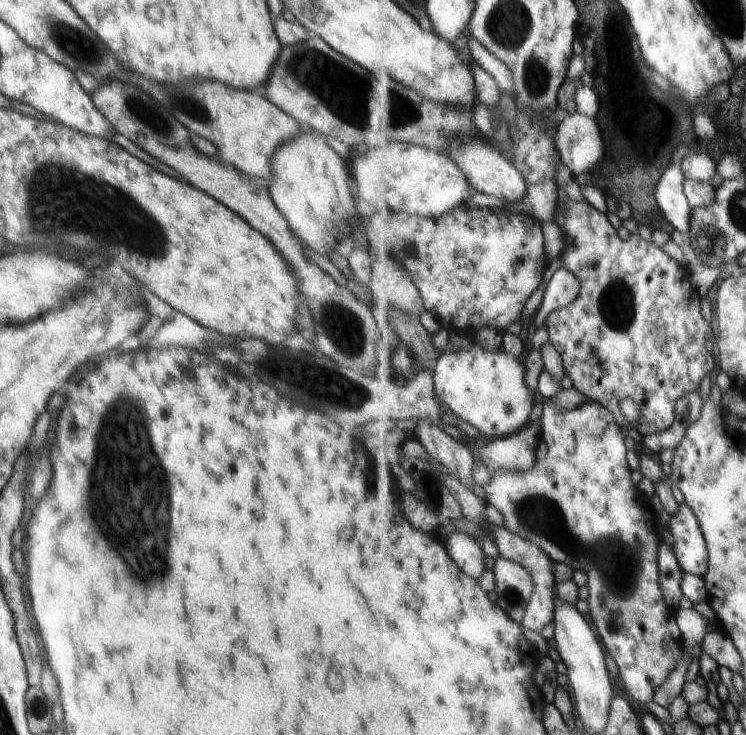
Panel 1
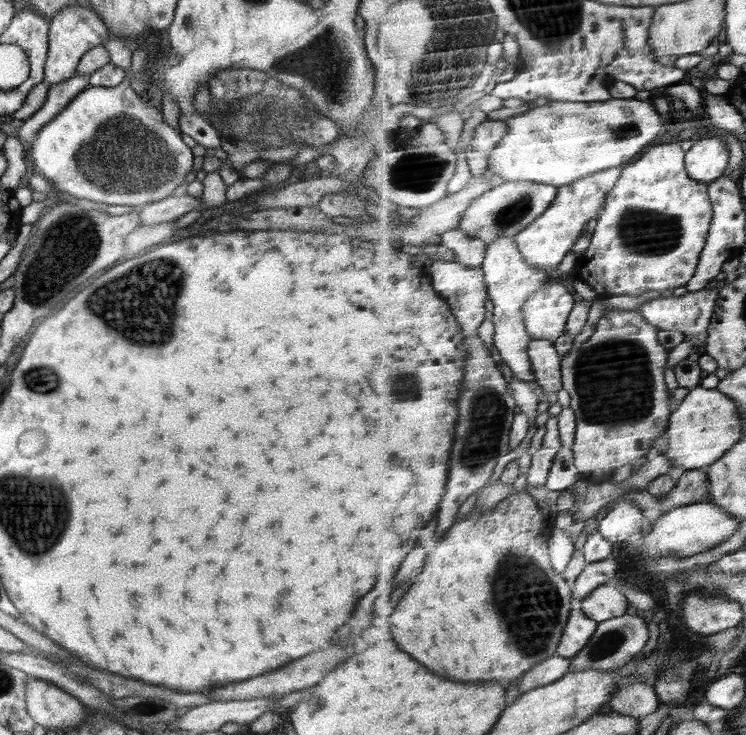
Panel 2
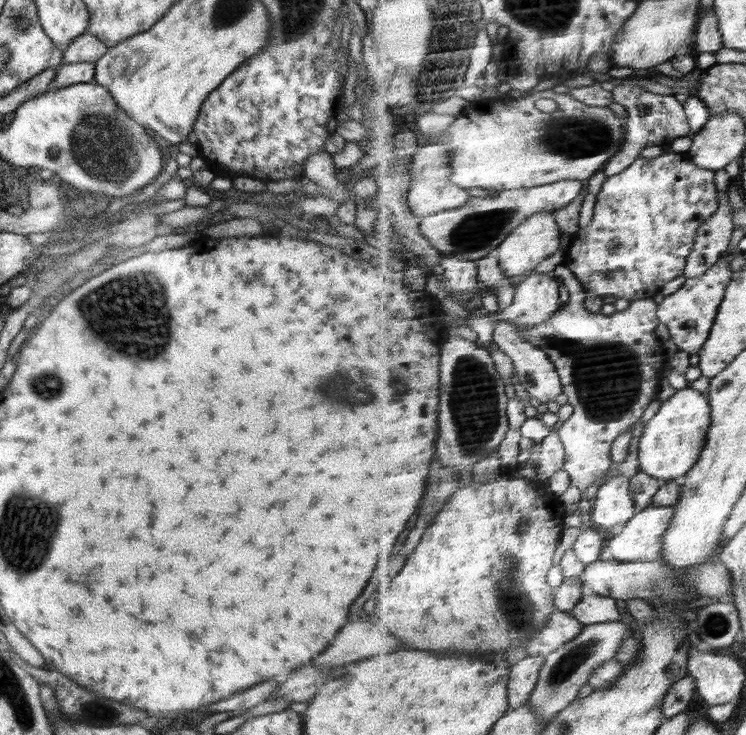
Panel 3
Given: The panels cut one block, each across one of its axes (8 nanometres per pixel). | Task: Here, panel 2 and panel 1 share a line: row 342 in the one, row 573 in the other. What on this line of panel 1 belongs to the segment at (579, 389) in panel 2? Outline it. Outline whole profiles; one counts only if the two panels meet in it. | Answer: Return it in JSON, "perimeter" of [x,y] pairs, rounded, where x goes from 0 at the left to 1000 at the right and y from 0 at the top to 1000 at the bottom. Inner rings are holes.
{"perimeter":[[[739,544],[729,552],[727,565],[728,590],[736,601],[737,620],[732,626],[721,629],[721,645],[718,639],[698,644],[697,641],[665,641],[660,642],[660,652],[649,661],[654,678],[654,686],[664,688],[676,702],[676,713],[690,725],[709,729],[718,740],[723,740],[743,762],[744,766],[756,765],[767,770],[768,776],[779,776],[787,784],[786,797],[790,801],[788,819],[792,829],[792,841],[795,849],[807,865],[810,876],[814,879],[819,893],[832,909],[832,928],[835,937],[840,940],[850,951],[857,952],[863,959],[871,955],[879,944],[882,936],[887,936],[909,903],[917,898],[917,868],[910,845],[908,844],[908,829],[898,824],[891,815],[889,795],[886,793],[886,743],[889,736],[889,716],[885,712],[883,702],[877,698],[877,691],[871,686],[871,679],[858,667],[850,653],[850,641],[842,631],[843,597],[836,596],[831,577],[826,574],[823,563],[808,550],[788,546],[769,558],[749,558],[740,550]]]}

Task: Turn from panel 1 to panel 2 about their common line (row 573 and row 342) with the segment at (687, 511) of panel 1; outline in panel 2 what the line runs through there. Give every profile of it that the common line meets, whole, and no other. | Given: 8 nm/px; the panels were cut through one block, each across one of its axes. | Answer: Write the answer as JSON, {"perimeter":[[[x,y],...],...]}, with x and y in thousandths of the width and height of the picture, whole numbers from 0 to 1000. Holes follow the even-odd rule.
{"perimeter":[[[968,386],[958,392],[941,393],[933,397],[922,397],[920,403],[885,404],[866,411],[858,422],[867,438],[883,444],[887,449],[912,449],[920,454],[920,463],[928,463],[938,482],[949,479],[949,460],[952,446],[964,416]]]}

